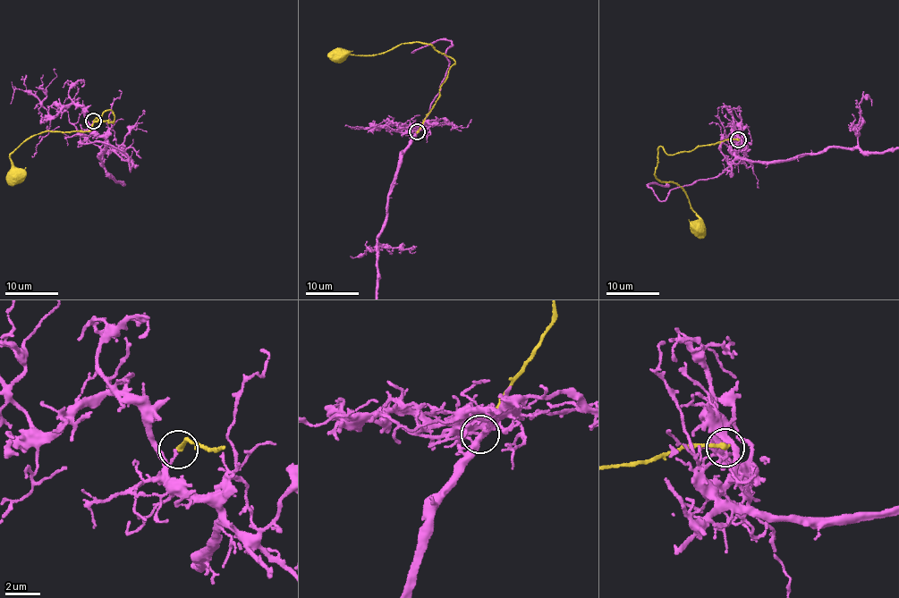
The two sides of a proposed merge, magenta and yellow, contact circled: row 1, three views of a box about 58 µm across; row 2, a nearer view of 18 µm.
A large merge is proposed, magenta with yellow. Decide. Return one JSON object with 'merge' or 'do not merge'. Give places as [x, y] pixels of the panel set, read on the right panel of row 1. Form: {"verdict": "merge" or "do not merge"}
{"verdict": "do not merge"}

